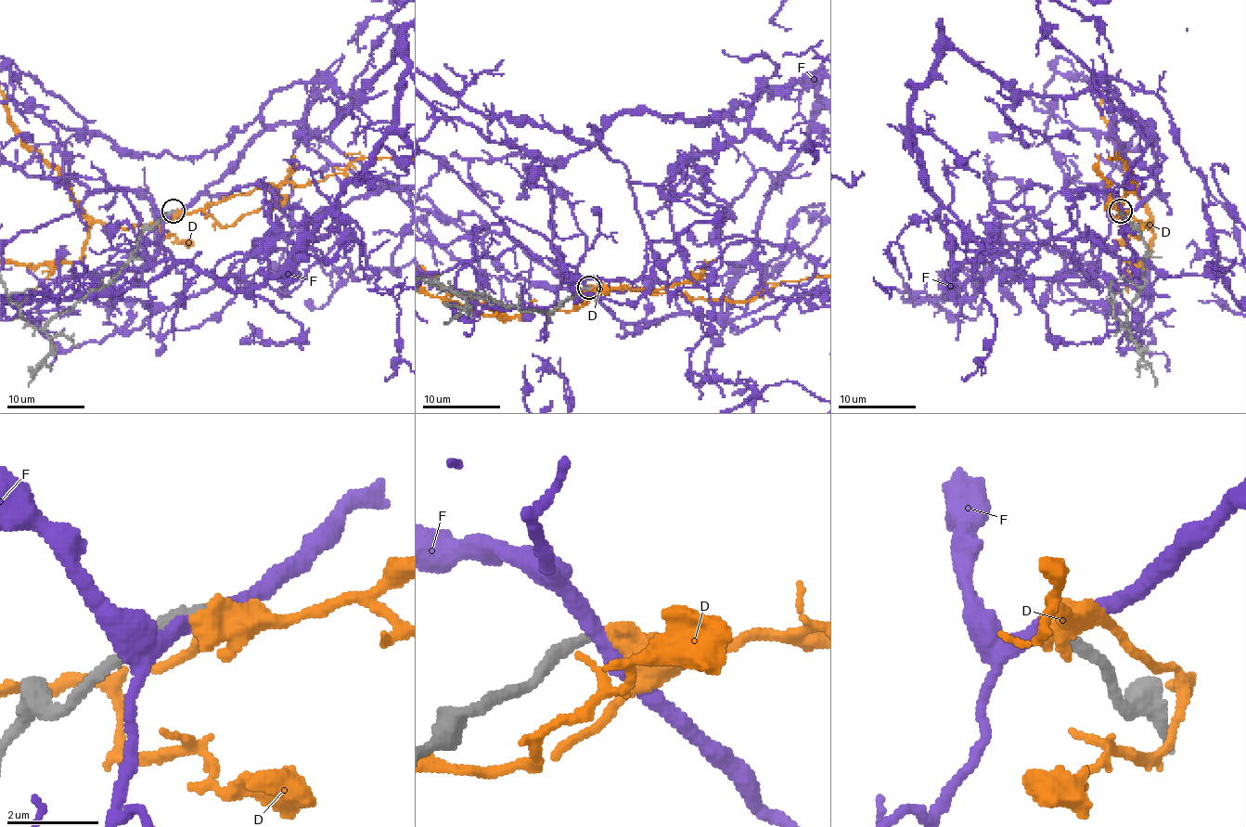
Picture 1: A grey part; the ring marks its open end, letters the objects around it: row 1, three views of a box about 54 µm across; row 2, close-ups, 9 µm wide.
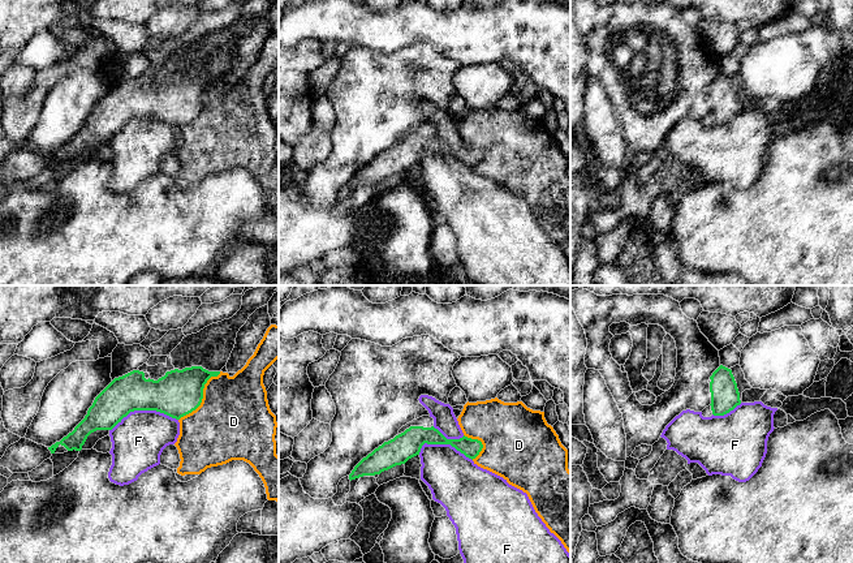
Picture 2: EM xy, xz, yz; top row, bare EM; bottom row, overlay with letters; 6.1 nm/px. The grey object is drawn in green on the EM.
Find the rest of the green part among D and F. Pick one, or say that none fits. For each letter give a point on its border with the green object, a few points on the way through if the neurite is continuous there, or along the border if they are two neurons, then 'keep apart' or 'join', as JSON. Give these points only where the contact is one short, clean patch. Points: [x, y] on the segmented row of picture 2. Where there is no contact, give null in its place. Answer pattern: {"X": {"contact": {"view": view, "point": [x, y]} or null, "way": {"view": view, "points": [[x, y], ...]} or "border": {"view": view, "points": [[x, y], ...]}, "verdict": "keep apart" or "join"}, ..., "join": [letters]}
{"D": {"contact": {"view": "xy", "point": [202, 396]}, "border": {"view": "xy", "points": [[220, 372], [205, 385], [202, 402], [179, 420]]}, "verdict": "keep apart"}, "F": {"contact": {"view": "xy", "point": [143, 409]}, "verdict": "keep apart"}, "join": []}

